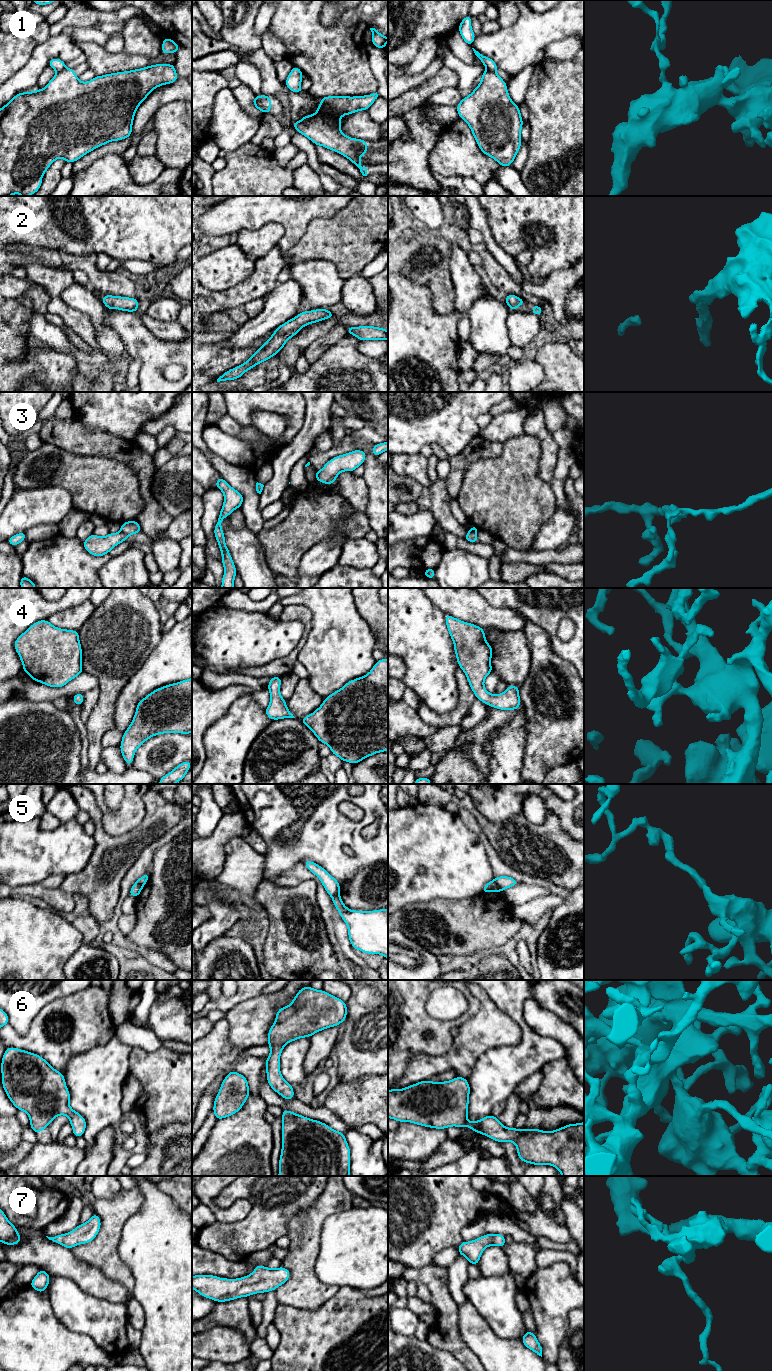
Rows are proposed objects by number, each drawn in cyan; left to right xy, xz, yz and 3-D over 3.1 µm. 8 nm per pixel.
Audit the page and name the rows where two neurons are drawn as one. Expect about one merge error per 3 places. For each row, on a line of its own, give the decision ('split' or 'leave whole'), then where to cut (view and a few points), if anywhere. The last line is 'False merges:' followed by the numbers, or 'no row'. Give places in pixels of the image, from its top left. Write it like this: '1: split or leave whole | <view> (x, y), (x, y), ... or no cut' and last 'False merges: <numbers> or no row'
1: split | xy (64, 68), (57, 72)
2: leave whole | no cut
3: split | xy (120, 531), (127, 536)
4: leave whole | no cut
5: split | yz (494, 879), (501, 889)
6: leave whole | no cut
7: leave whole | no cut
False merges: 1, 3, 5

